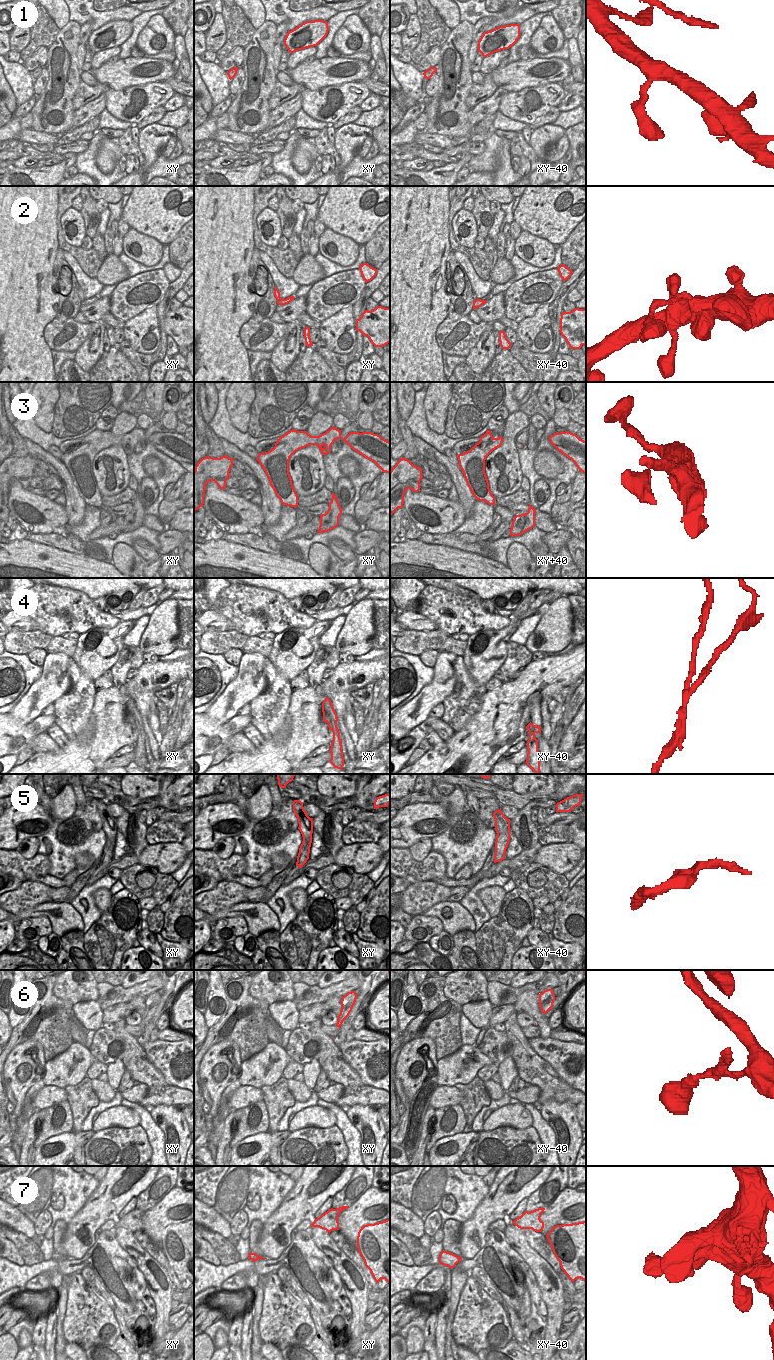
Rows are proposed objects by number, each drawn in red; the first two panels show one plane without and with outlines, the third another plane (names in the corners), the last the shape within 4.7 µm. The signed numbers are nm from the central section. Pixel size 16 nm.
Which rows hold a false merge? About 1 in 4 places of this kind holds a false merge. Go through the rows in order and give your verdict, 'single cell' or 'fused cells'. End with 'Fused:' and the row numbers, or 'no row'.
1: single cell
2: single cell
3: single cell
4: fused cells
5: fused cells
6: fused cells
7: single cell
Fused: 4, 5, 6

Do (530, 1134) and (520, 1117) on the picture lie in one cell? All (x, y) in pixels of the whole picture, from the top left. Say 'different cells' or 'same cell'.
different cells

